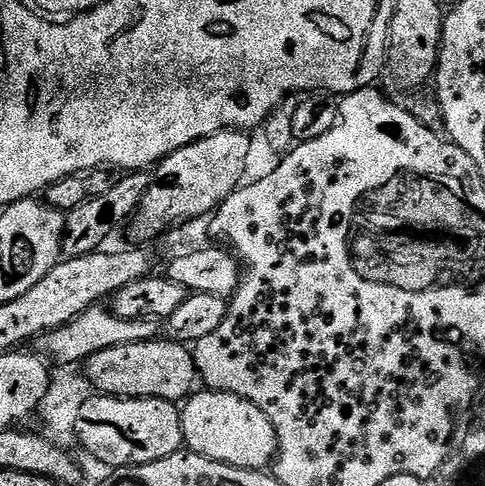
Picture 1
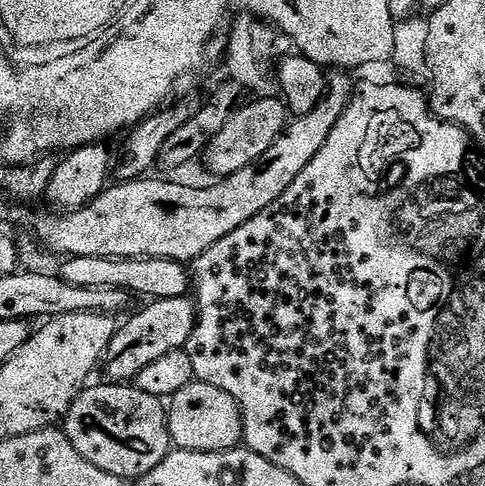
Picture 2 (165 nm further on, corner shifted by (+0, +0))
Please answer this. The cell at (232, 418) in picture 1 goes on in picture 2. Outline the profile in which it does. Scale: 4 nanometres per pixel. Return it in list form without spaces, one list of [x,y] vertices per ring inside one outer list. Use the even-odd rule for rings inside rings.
[[[199,382],[190,383],[182,390],[178,390],[178,394],[170,397],[167,409],[168,433],[177,449],[186,452],[225,452],[241,443],[244,427],[238,402],[234,402],[234,398],[230,398],[230,394],[226,394],[226,390],[218,390],[218,386]]]

